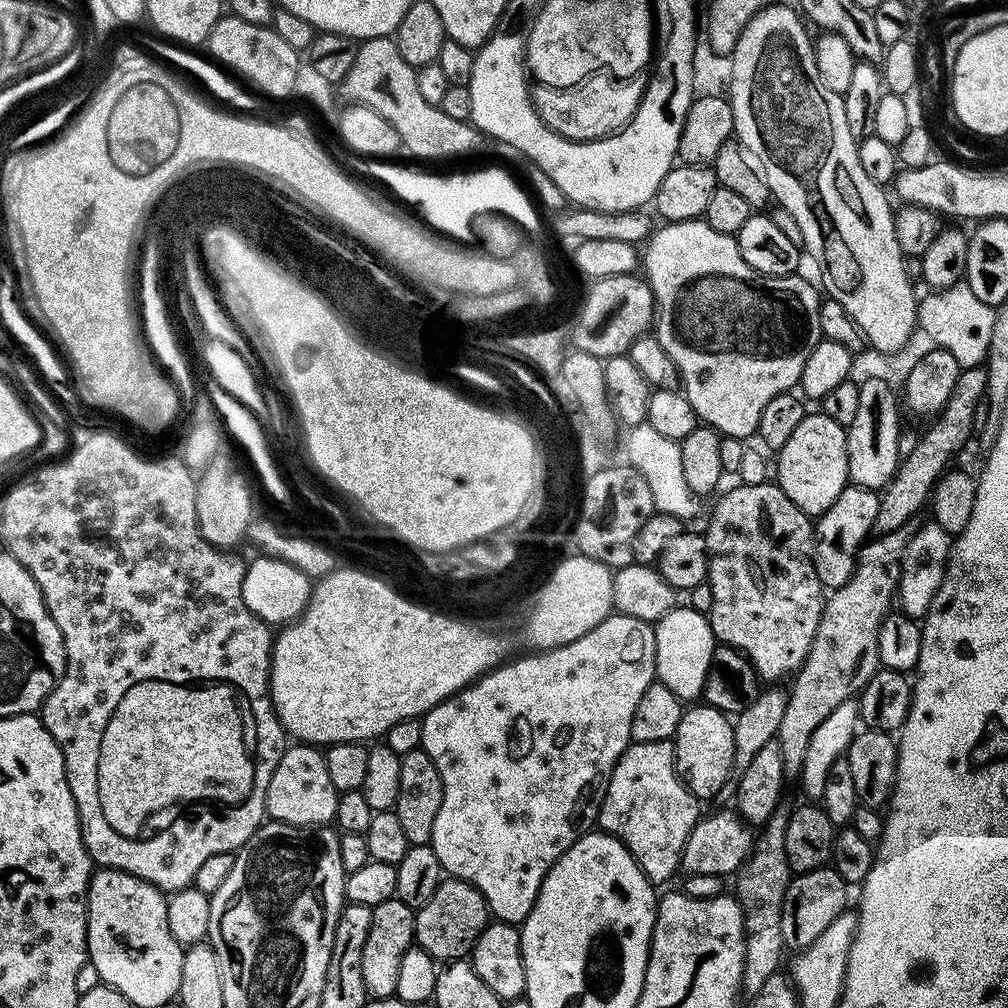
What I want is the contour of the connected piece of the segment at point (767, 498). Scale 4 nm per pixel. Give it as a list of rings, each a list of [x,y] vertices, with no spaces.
[[[775,482],[737,483],[735,487],[713,506],[712,517],[708,520],[707,582],[713,591],[713,608],[706,614],[708,625],[712,627],[712,635],[723,647],[738,650],[752,663],[761,681],[787,681],[804,665],[824,609],[825,597],[816,569],[814,520],[798,510],[798,506],[786,498]]]

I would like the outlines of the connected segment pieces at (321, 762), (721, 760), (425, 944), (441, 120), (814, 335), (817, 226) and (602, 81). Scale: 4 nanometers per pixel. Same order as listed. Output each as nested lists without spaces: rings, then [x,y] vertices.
[[[303,742],[285,747],[278,766],[274,766],[270,786],[266,786],[264,811],[267,819],[299,828],[318,828],[335,821],[337,806],[338,793],[334,782],[330,782],[330,770],[326,770],[324,752],[319,747]]]
[[[689,707],[684,711],[671,741],[680,781],[696,795],[697,800],[707,802],[729,783],[734,762],[734,730],[733,721],[725,713],[716,708],[699,707]]]
[[[455,878],[441,879],[434,898],[416,912],[415,943],[437,962],[463,960],[471,953],[482,930],[490,923],[488,904],[474,885]]]
[[[392,36],[370,38],[359,45],[357,58],[350,66],[349,73],[338,85],[338,92],[340,96],[342,94],[348,99],[349,105],[360,104],[363,108],[374,110],[382,118],[386,118],[386,122],[390,122],[390,126],[394,126],[394,130],[400,136],[403,151],[408,151],[420,160],[448,160],[451,156],[468,156],[486,143],[486,137],[479,128],[467,120],[449,118],[437,105],[422,98],[422,93],[418,90],[416,68],[402,58],[399,46]]]
[[[703,219],[687,220],[677,224],[665,223],[660,227],[653,231],[642,248],[642,276],[648,281],[652,296],[656,300],[656,315],[654,317],[656,340],[662,346],[662,350],[666,350],[666,354],[670,354],[670,362],[674,362],[682,391],[690,402],[690,406],[694,406],[697,421],[703,422],[709,428],[716,429],[724,438],[733,436],[736,440],[744,440],[747,436],[755,437],[758,418],[762,418],[762,406],[766,406],[766,402],[770,402],[770,398],[783,392],[793,391],[799,385],[802,366],[806,366],[806,358],[810,358],[814,346],[820,344],[822,339],[820,330],[821,293],[818,288],[818,293],[816,293],[815,286],[810,281],[803,280],[800,274],[767,276],[754,270],[754,266],[750,266],[742,258],[740,247],[736,244],[736,237],[727,236],[714,230],[704,223]]]
[[[773,2],[768,7],[761,9],[742,30],[736,48],[730,55],[733,64],[733,80],[732,85],[727,90],[727,95],[732,101],[732,113],[734,114],[734,136],[746,146],[746,150],[750,150],[750,154],[756,155],[762,161],[762,167],[766,169],[766,182],[770,182],[773,201],[777,205],[780,203],[788,211],[789,218],[796,223],[796,228],[800,231],[801,237],[799,236],[799,239],[802,241],[803,251],[807,255],[809,252],[820,263],[820,268],[824,271],[825,289],[823,288],[823,291],[825,293],[828,291],[827,295],[844,307],[846,314],[850,314],[850,318],[859,328],[860,335],[875,351],[880,353],[900,351],[906,346],[912,332],[918,328],[916,318],[918,293],[916,294],[915,290],[912,289],[915,287],[914,282],[908,276],[906,255],[899,248],[898,238],[895,234],[894,208],[888,205],[888,196],[884,193],[887,191],[881,185],[875,184],[867,176],[866,170],[862,170],[862,162],[858,162],[858,150],[856,149],[858,141],[854,138],[854,134],[850,134],[850,126],[846,122],[846,106],[844,105],[843,95],[830,90],[830,86],[826,86],[826,82],[818,70],[813,37],[808,37],[807,30],[809,31],[801,13],[795,7],[789,6],[787,8],[786,5],[779,4],[779,2]]]
[[[595,72],[594,74],[585,73],[585,77],[573,81],[568,86],[560,86],[560,92],[548,90],[546,86],[530,86],[530,91],[532,104],[547,128],[554,130],[567,140],[601,140],[603,136],[610,136],[614,132],[619,132],[631,122],[638,110],[646,85],[648,85],[648,76],[644,72],[639,72],[633,76],[604,75]]]

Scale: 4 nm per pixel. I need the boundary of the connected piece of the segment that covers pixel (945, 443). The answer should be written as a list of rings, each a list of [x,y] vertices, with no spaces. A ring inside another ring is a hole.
[[[985,367],[961,369],[946,406],[940,415],[929,423],[931,425],[928,430],[917,437],[912,450],[903,455],[896,468],[894,478],[879,495],[878,515],[872,527],[872,533],[875,537],[893,533],[894,530],[911,523],[923,506],[925,508],[936,482],[947,471],[950,458],[967,442],[970,434],[973,435],[974,412],[985,399],[985,388]]]

